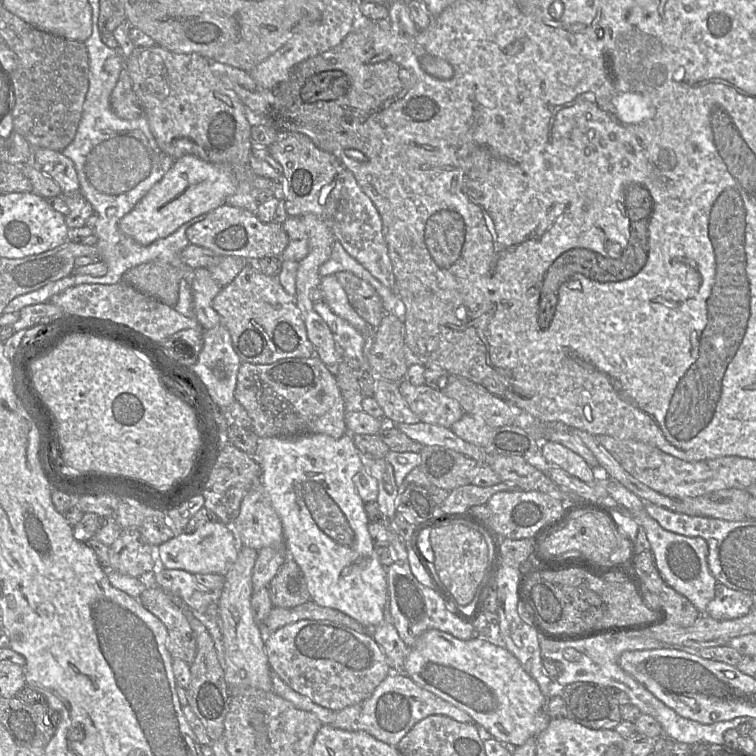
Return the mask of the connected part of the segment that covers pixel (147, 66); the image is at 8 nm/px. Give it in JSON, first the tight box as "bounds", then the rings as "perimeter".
{"bounds":[125,44,259,213],"perimeter":[[[155,44],[135,46],[125,58],[125,69],[159,148],[174,160],[191,154],[207,162],[228,164],[236,177],[237,188],[225,204],[255,213],[259,202],[253,190],[256,175],[249,161],[251,125],[245,116],[245,105],[212,72],[211,62],[216,61],[196,53],[172,52]]]}

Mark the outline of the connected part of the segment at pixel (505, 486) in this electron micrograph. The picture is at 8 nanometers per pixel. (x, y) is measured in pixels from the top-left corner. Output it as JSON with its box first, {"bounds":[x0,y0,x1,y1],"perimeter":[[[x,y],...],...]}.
{"bounds":[435,482,520,516],"perimeter":[[[506,482],[489,487],[479,487],[473,484],[459,486],[449,491],[447,498],[440,506],[435,504],[435,516],[442,513],[464,514],[472,506],[486,504],[495,493],[501,491],[520,491],[520,489]]]}

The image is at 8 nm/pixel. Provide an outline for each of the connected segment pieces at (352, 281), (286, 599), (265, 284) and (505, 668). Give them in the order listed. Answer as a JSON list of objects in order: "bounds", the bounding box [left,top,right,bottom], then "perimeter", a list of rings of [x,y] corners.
[{"bounds":[335,271,386,330],"perimeter":[[[349,271],[335,274],[347,294],[348,301],[356,313],[365,320],[372,330],[379,327],[386,315],[382,298],[366,281]]]},{"bounds":[268,558,311,608],"perimeter":[[[287,558],[268,585],[274,607],[293,608],[311,600],[303,573],[292,558]]]},{"bounds":[212,262,315,365],"perimeter":[[[248,262],[234,280],[221,289],[213,299],[212,307],[228,329],[241,362],[265,365],[315,355],[314,345],[308,339],[305,322],[296,305],[296,296],[290,296],[277,277],[261,273],[255,262]]]},{"bounds":[403,629,551,747],"perimeter":[[[436,629],[428,630],[416,640],[413,646],[409,647],[404,661],[403,673],[411,678],[420,687],[432,692],[467,713],[472,718],[472,721],[481,730],[485,730],[491,734],[492,737],[509,747],[521,746],[529,738],[537,737],[537,735],[548,726],[551,719],[546,713],[546,701],[548,699],[546,699],[546,697],[542,694],[536,681],[525,672],[519,661],[505,647],[503,647],[501,643],[491,643],[486,641],[483,637],[473,637],[470,640],[460,640],[446,632]]]}]

